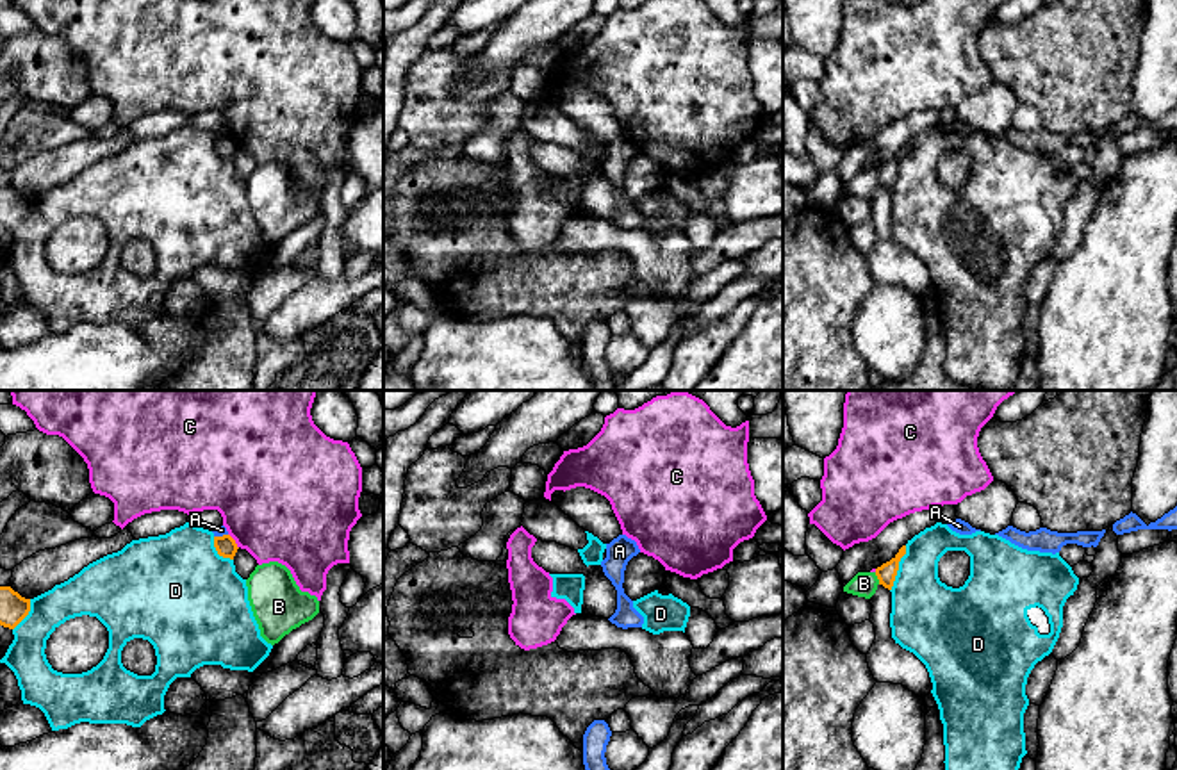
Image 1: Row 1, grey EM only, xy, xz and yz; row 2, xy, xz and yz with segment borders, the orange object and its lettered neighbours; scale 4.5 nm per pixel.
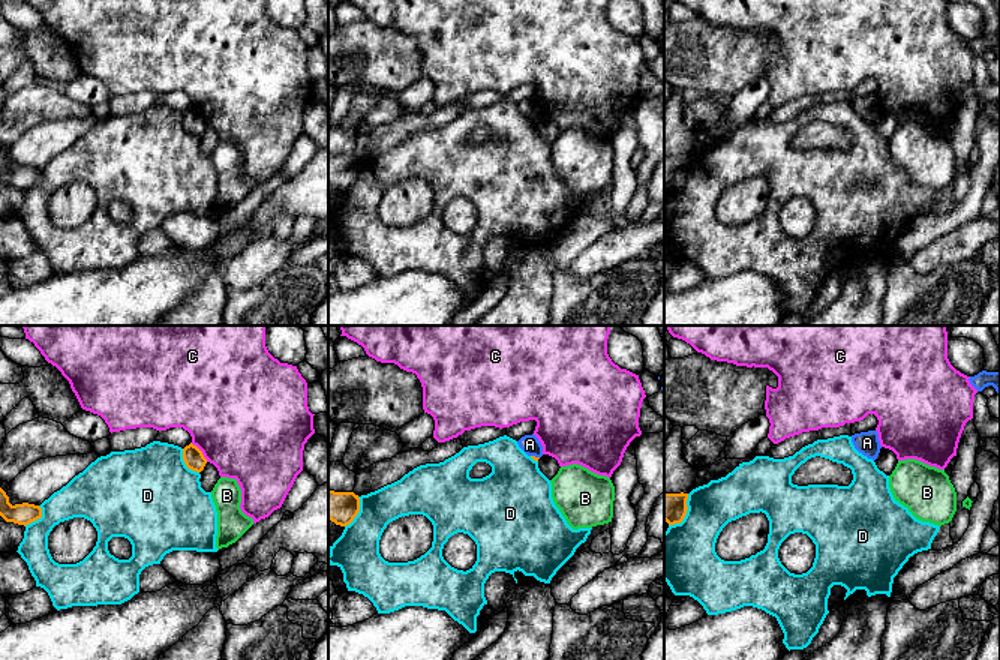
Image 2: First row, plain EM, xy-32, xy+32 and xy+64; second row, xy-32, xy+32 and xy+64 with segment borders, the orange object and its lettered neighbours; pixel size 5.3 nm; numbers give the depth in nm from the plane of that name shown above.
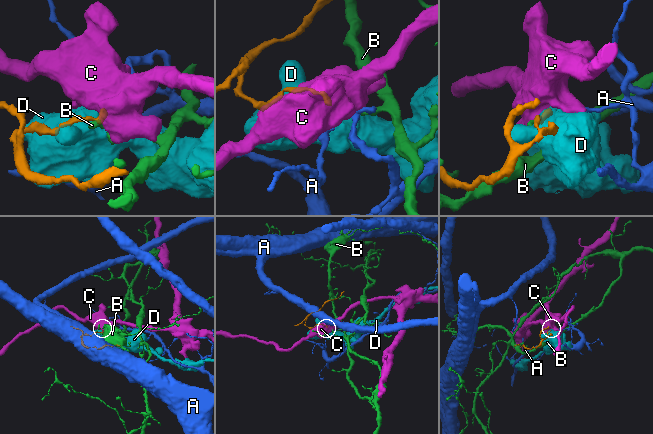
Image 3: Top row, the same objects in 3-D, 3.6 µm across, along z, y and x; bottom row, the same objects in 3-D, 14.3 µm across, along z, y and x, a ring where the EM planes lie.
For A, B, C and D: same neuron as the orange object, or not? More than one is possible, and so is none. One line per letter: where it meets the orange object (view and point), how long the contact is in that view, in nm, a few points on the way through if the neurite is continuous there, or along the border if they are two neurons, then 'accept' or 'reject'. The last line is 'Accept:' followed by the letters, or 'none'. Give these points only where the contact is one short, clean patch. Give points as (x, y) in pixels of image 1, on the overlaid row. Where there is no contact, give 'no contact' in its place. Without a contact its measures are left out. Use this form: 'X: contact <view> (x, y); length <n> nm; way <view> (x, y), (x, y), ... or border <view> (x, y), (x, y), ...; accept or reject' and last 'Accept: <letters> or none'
A: contact xy (220, 537); length 70 nm; border xy (227, 533), (214, 537); reject
B: contact yz (878, 578); length 60 nm; reject
C: contact xy (234, 540); length 80 nm; border xy (229, 533), (238, 548); reject
D: contact yz (897, 569); length 220 nm; reject
Accept: none

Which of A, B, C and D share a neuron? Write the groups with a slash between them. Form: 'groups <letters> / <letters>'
groups A / B / C / D

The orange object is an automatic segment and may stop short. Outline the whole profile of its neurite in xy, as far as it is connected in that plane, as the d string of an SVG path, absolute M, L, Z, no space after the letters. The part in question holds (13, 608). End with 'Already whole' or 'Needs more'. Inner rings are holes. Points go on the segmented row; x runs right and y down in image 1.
M0 586L0 626L14 629L30 611L30 599L11 586Z. Already whole

